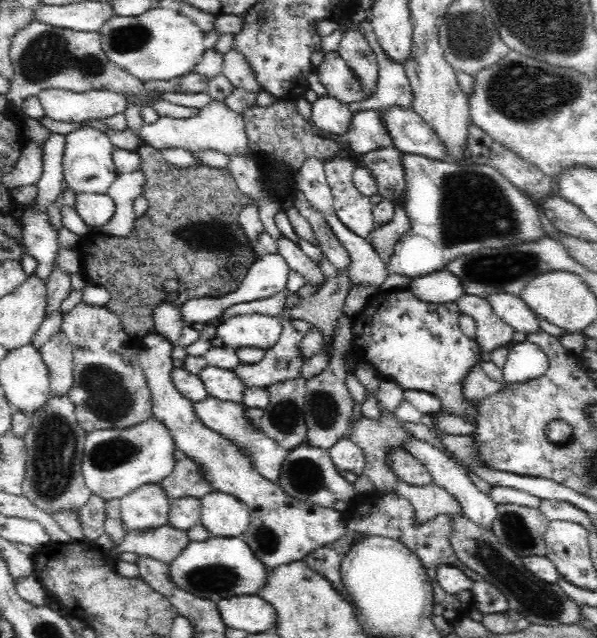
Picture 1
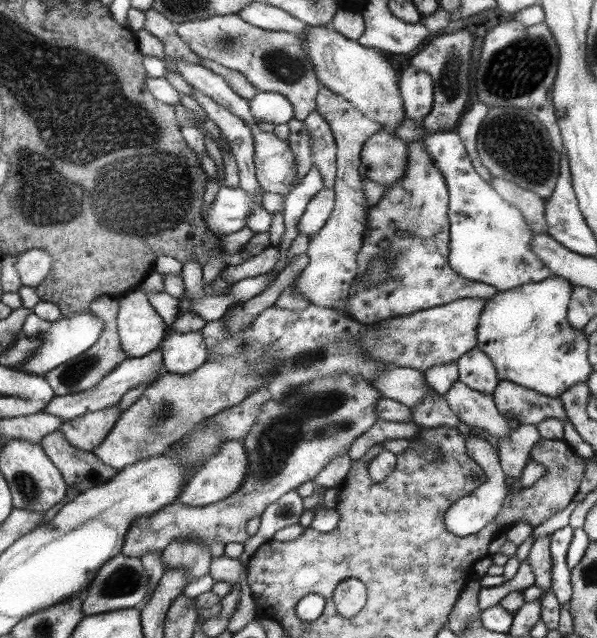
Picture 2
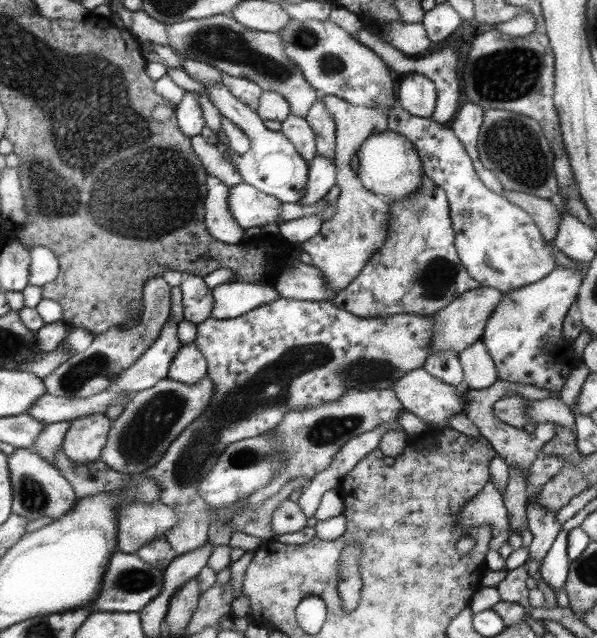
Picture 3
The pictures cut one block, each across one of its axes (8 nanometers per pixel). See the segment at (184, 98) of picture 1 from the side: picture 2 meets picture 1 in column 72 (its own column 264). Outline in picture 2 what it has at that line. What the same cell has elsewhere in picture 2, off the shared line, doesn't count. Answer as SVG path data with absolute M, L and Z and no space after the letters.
M227 14L208 19L182 22L176 25L175 34L200 58L208 58L229 70L242 74L258 91L275 92L285 97L292 106L292 118L305 120L316 108L316 94L319 84L312 64L305 56L302 38L297 33L273 32L254 27L241 20L240 16Z

